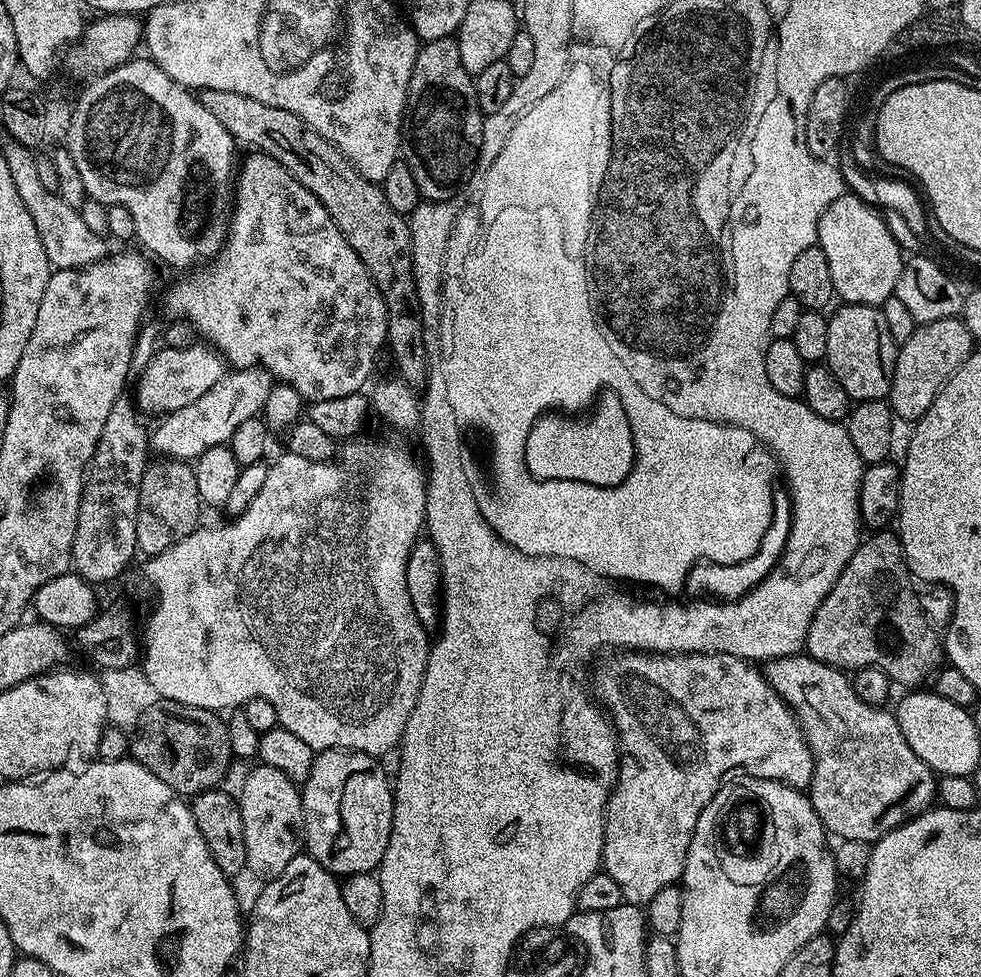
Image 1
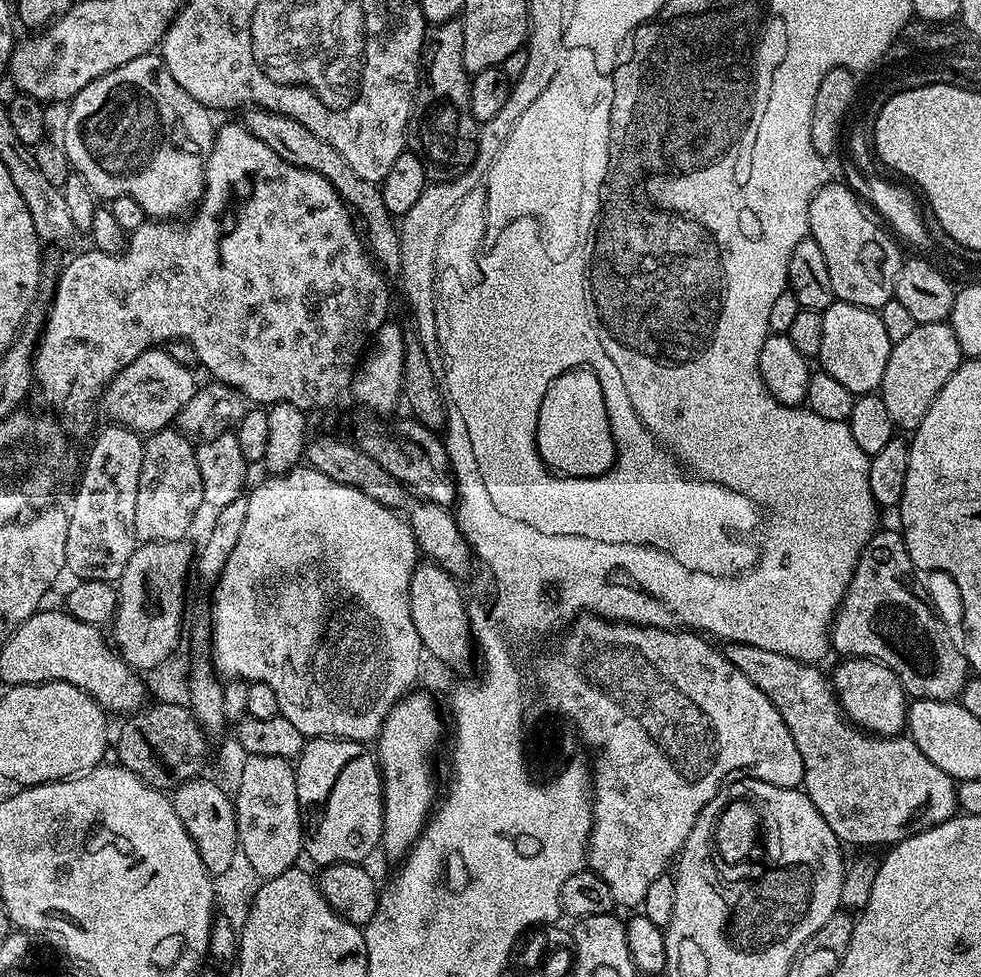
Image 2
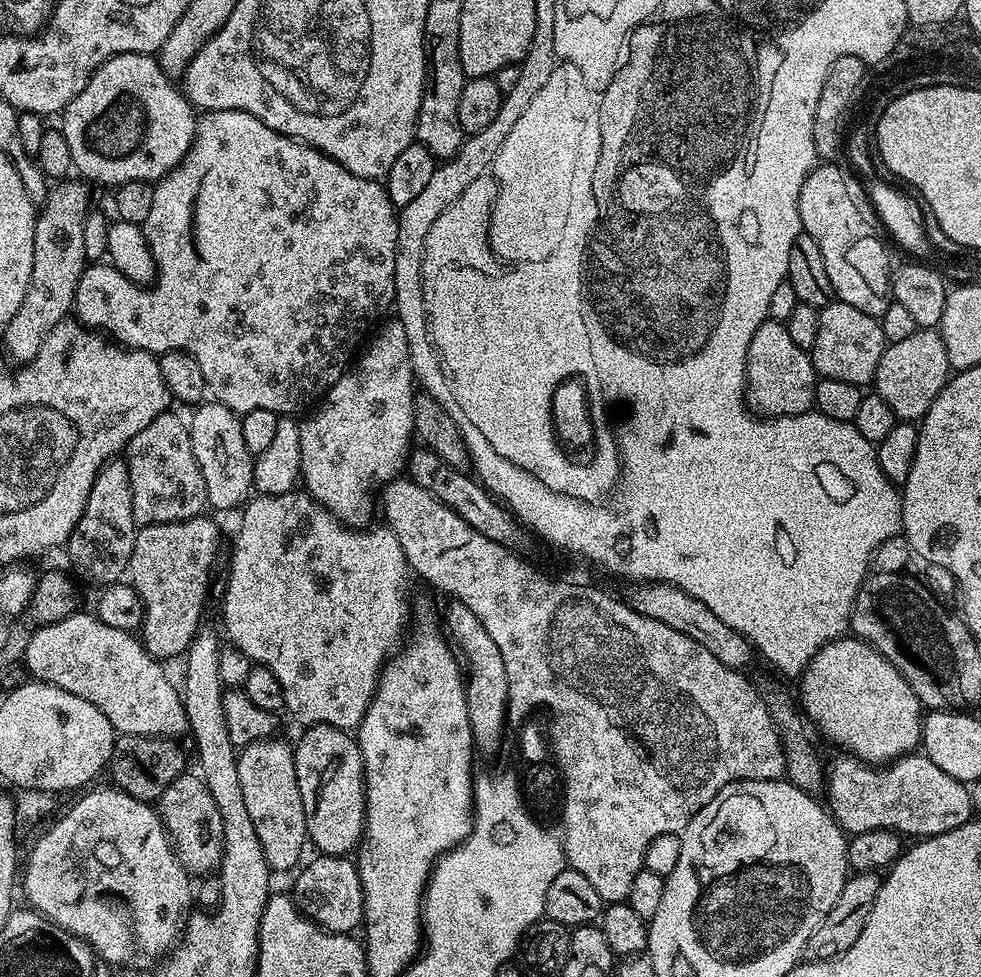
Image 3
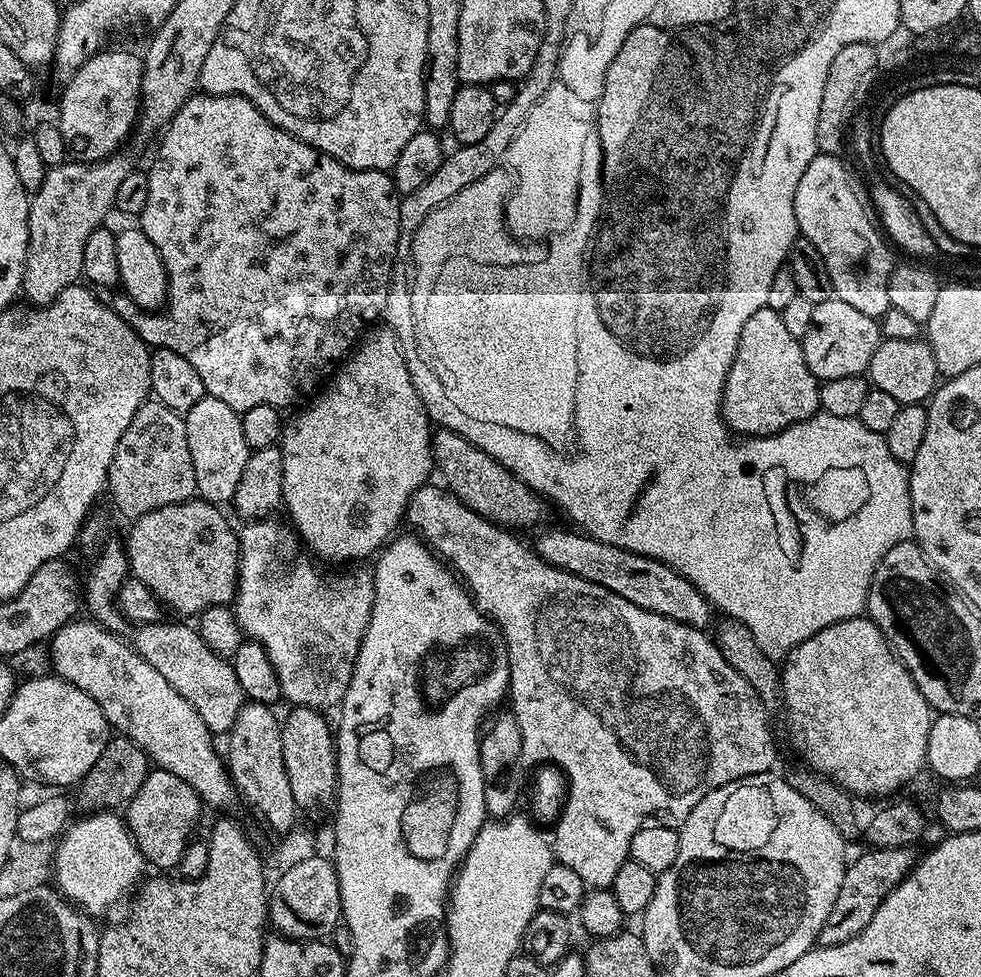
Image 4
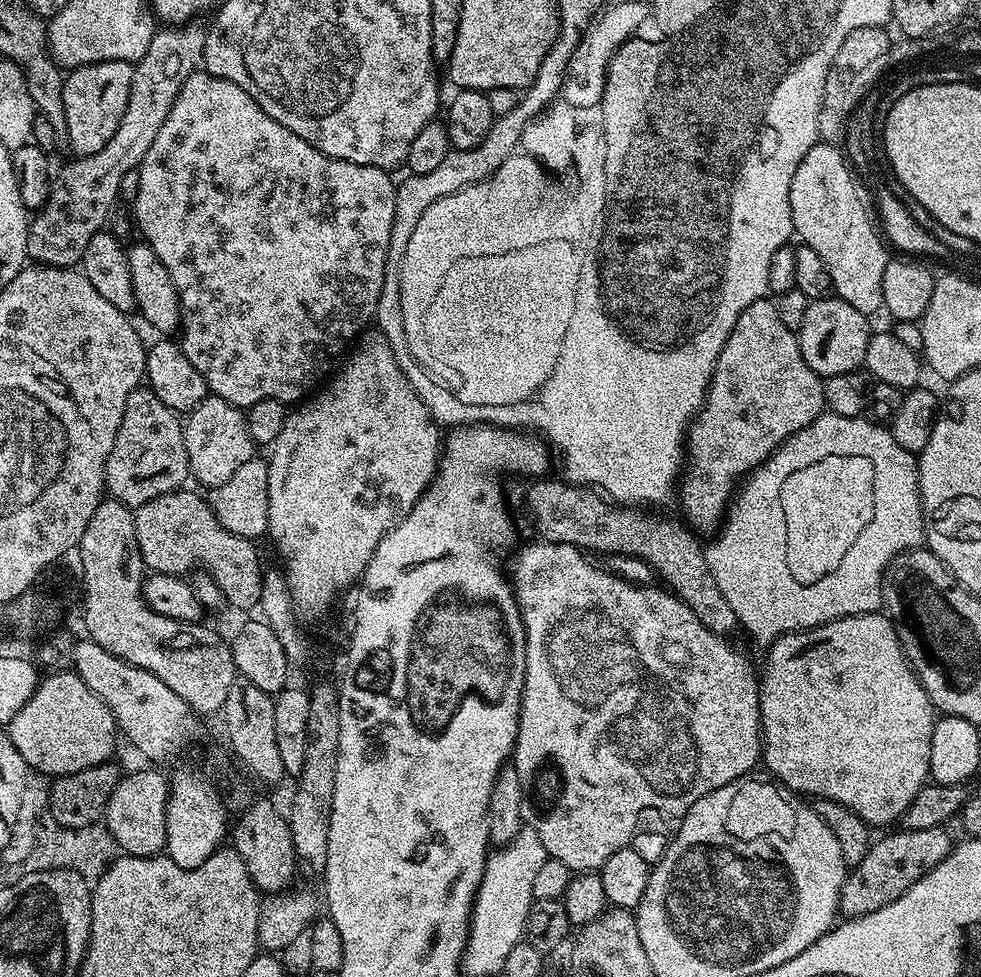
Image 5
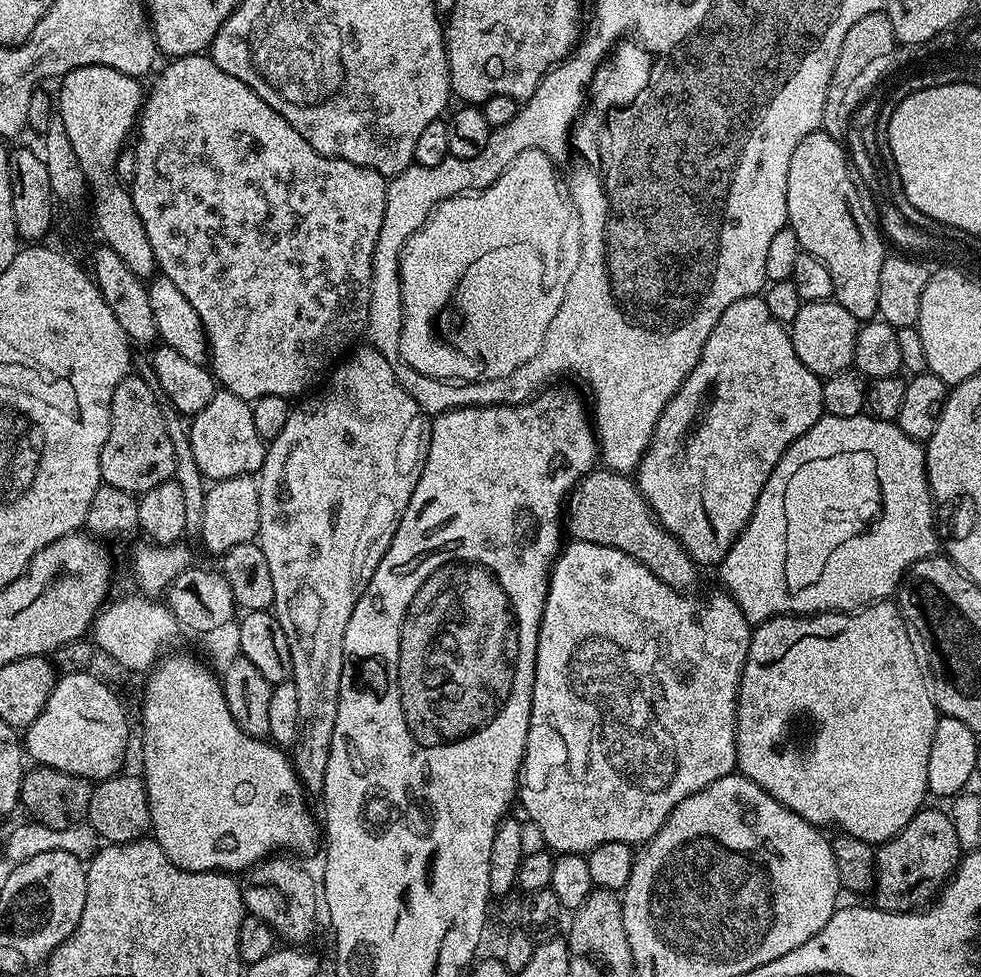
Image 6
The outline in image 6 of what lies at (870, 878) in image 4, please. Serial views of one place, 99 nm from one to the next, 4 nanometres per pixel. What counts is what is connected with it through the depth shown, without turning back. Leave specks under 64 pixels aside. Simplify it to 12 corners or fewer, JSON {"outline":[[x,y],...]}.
{"outline":[[921,808],[876,848],[875,907],[935,901],[961,859],[951,815]]}

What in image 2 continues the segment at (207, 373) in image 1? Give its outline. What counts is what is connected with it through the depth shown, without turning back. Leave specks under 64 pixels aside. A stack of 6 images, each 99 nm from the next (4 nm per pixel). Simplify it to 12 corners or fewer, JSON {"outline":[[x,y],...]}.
{"outline":[[148,348],[108,383],[113,425],[169,427],[198,387],[193,369]]}

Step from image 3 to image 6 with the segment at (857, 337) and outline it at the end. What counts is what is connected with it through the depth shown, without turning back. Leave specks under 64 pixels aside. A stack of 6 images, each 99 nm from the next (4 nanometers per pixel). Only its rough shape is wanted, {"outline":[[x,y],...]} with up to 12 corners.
{"outline":[[835,299],[801,303],[792,345],[815,376],[853,367],[860,324]]}

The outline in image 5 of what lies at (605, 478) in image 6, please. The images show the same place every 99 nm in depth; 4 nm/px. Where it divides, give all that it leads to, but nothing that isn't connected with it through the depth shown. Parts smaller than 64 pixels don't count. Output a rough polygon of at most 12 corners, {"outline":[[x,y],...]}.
{"outline":[[536,478],[541,541],[633,556],[714,634],[738,628],[697,535],[563,479]]}

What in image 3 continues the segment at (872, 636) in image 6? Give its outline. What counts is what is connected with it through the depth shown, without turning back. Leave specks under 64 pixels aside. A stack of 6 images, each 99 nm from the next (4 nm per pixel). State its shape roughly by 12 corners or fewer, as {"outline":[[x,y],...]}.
{"outline":[[831,640],[799,677],[802,712],[883,766],[922,744],[922,705],[866,640]]}

